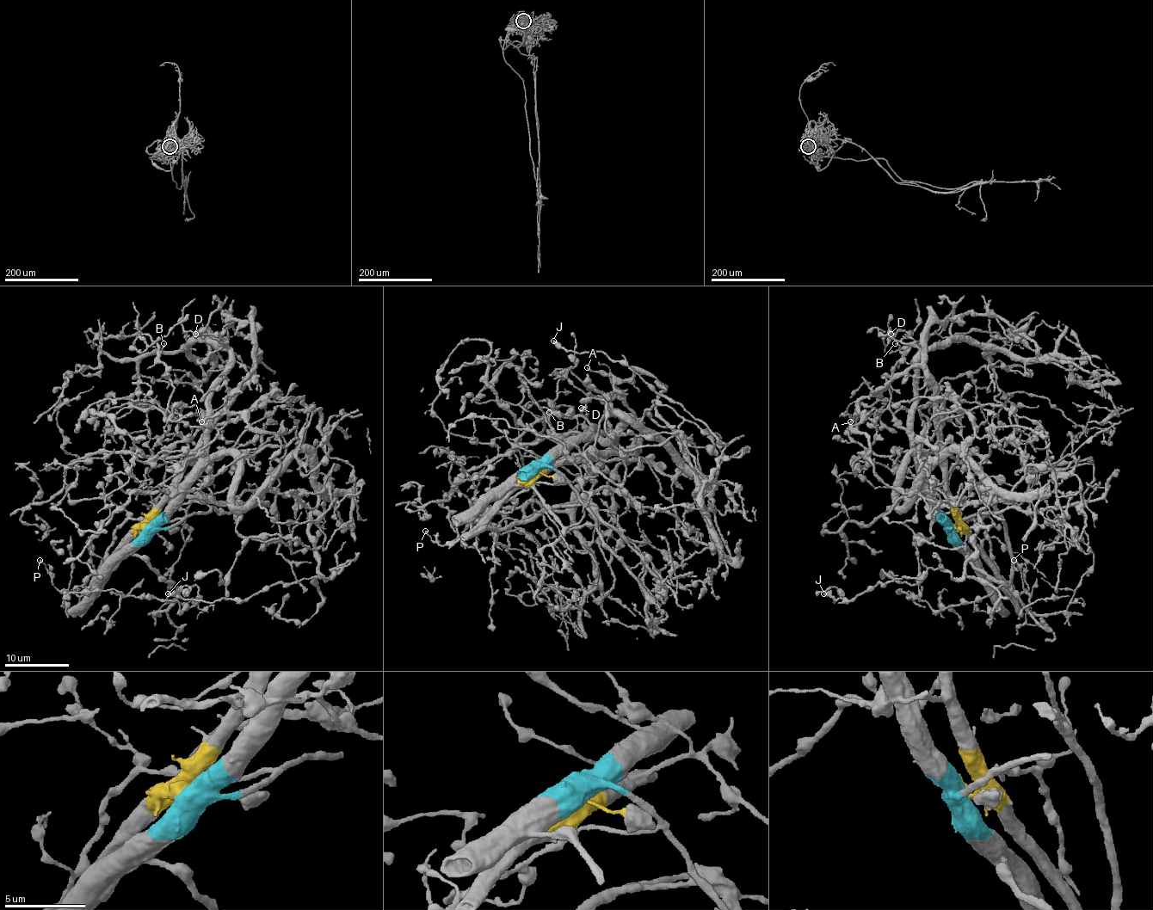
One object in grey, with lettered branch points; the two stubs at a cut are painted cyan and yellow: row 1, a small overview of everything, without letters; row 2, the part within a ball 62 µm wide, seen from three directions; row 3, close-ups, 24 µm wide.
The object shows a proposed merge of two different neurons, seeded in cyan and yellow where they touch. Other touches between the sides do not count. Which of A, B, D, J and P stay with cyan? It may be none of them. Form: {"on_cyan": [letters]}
{"on_cyan": ["B", "D", "J", "P"]}

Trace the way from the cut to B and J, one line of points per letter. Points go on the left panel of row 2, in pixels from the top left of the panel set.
B: (148, 527), (204, 445), (200, 427), (187, 427), (166, 415), (174, 386), (159, 358), (164, 343)
J: (148, 527), (212, 458), (230, 454), (243, 507), (306, 452), (319, 572), (340, 568), (241, 599), (167, 593)

